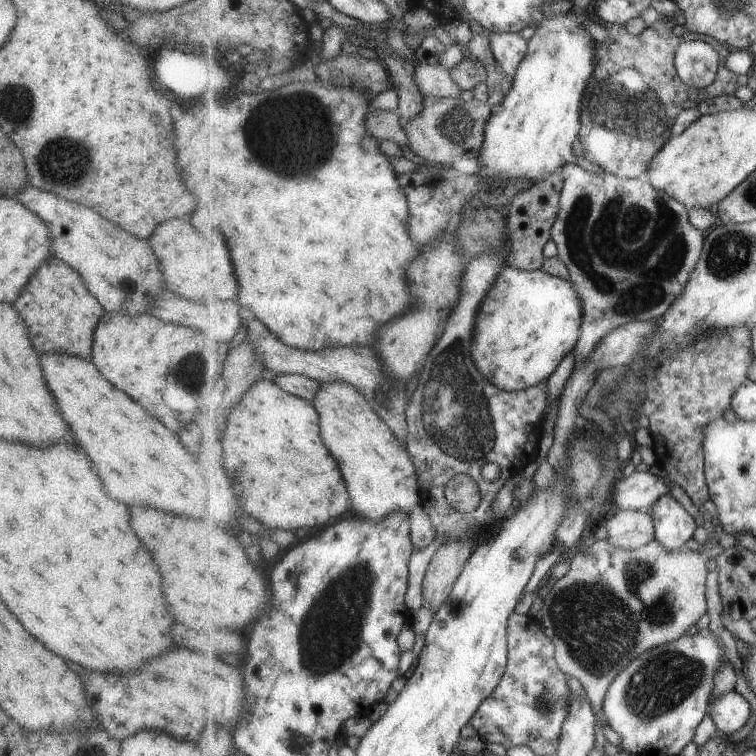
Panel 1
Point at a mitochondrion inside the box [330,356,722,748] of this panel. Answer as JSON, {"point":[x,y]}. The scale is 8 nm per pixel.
{"point":[597,625]}

